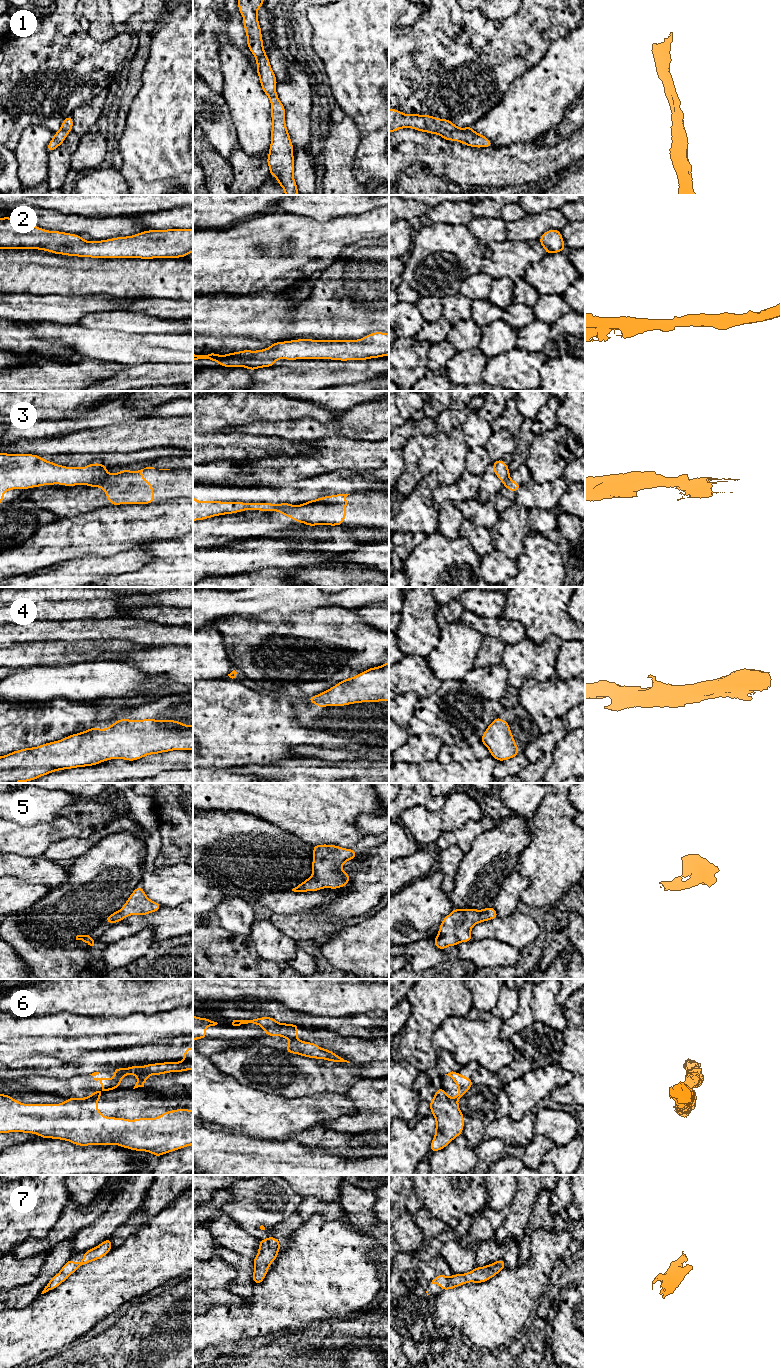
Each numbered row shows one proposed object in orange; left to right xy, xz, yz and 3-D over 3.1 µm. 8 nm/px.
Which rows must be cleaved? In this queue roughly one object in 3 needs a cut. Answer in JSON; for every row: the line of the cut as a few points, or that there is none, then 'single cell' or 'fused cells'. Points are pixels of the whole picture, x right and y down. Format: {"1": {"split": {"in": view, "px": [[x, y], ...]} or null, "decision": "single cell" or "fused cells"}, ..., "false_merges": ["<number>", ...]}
{"1": {"split": null, "decision": "single cell"}, "2": {"split": null, "decision": "single cell"}, "3": {"split": {"in": "xy", "px": [[108, 474], [101, 479], [83, 484]]}, "decision": "fused cells"}, "4": {"split": null, "decision": "single cell"}, "5": {"split": null, "decision": "single cell"}, "6": {"split": {"in": "xz", "px": [[286, 1037], [295, 1039]]}, "decision": "fused cells"}, "7": {"split": null, "decision": "single cell"}, "false_merges": ["3", "6"]}

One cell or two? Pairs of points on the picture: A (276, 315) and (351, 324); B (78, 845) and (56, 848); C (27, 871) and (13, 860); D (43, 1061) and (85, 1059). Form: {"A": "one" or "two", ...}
{"A": "one", "B": "one", "C": "one", "D": "one"}

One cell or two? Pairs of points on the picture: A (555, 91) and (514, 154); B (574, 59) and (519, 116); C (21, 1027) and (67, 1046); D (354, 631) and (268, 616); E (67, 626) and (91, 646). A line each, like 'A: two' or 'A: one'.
A: two
B: one
C: one
D: one
E: two

